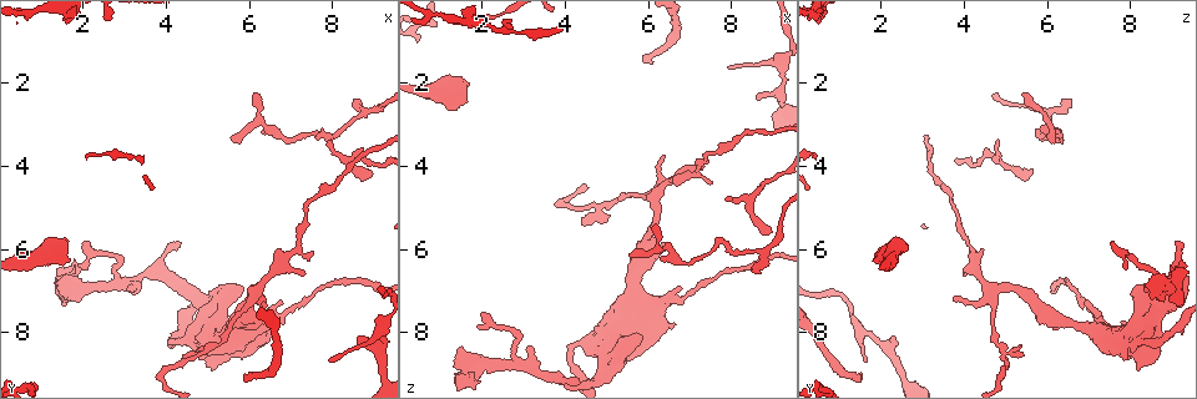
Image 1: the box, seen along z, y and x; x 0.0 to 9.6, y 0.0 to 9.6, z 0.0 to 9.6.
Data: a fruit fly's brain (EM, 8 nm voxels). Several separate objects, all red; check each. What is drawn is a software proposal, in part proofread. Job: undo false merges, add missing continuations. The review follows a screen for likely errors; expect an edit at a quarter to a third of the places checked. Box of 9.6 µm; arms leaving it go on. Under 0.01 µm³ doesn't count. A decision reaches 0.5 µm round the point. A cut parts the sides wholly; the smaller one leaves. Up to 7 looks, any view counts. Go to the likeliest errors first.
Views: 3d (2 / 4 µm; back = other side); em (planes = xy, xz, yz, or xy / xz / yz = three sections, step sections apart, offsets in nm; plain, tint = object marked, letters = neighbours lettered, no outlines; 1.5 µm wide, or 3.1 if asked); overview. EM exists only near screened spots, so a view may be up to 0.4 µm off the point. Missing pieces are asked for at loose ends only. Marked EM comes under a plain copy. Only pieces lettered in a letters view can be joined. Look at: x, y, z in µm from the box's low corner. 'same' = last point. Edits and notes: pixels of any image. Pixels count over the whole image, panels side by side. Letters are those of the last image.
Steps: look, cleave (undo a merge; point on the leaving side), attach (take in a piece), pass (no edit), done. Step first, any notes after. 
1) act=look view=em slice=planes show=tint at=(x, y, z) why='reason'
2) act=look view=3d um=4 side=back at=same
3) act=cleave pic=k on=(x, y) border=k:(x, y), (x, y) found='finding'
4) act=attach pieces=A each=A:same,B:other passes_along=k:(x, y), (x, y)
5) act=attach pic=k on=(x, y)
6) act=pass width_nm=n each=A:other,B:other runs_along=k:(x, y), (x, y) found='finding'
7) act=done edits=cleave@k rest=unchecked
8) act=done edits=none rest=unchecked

act=look view=3d um=4 at=(2.00, 7.00, 8.75) why='arms part here'

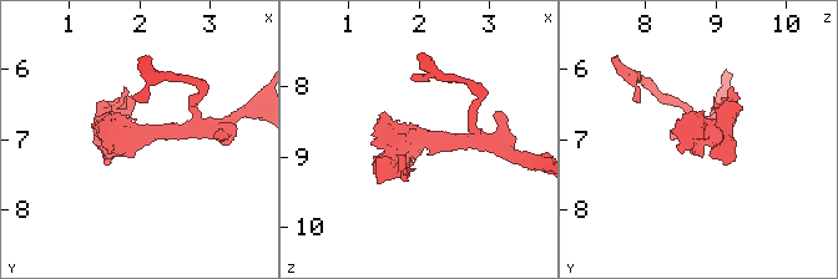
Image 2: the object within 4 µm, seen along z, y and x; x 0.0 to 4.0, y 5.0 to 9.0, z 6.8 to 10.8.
act=look view=em slice=planes show=letters at=(2.05, 6.90, 8.70) arms=3 arm_widths_nm=220,260,280 why='now the EM'

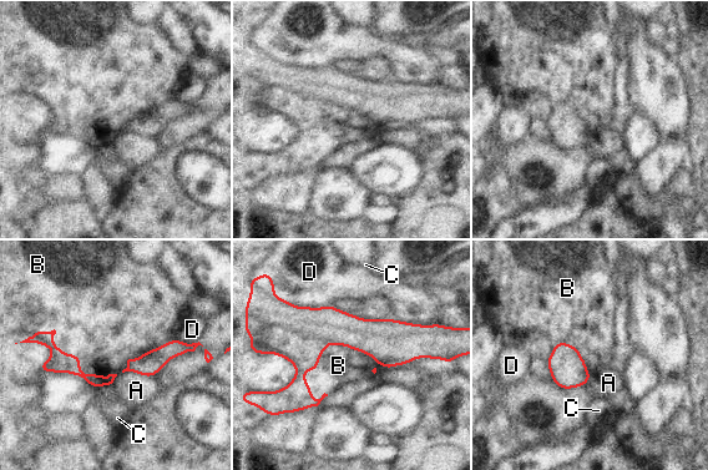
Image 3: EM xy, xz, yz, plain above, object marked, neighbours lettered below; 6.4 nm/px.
act=pass each=A:other,B:other,C:other,D:other border=3:(379, 364), (328, 344), (303, 377) found='one neuron here'

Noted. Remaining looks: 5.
act=look view=3d um=2 at=(8.95, 4.20, 5.55) why='an open end'

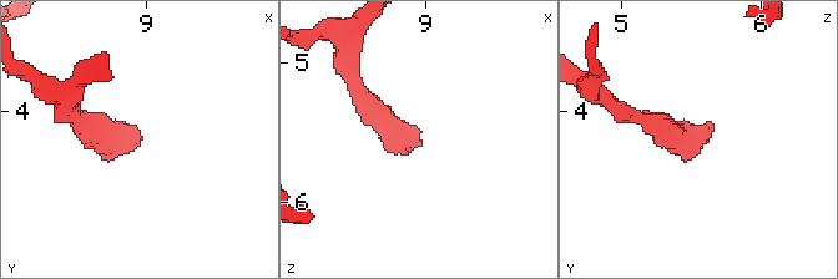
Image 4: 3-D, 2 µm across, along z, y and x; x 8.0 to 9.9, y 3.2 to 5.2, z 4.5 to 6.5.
act=look view=em slice=planes show=letters at=(8.94, 4.16, 5.60)

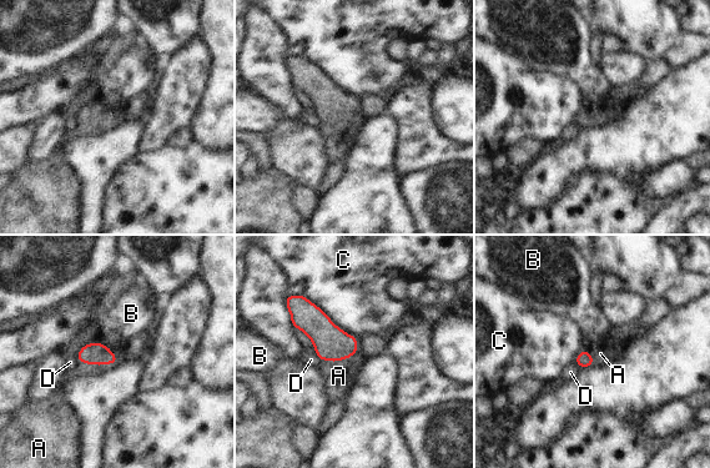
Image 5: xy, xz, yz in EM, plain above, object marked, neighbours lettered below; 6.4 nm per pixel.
act=attach pic=5 on=(338, 376) each=A:same,B:other,C:other,D:other found='the neuron continues'

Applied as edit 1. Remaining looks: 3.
act=look view=overview why='see it whole again'

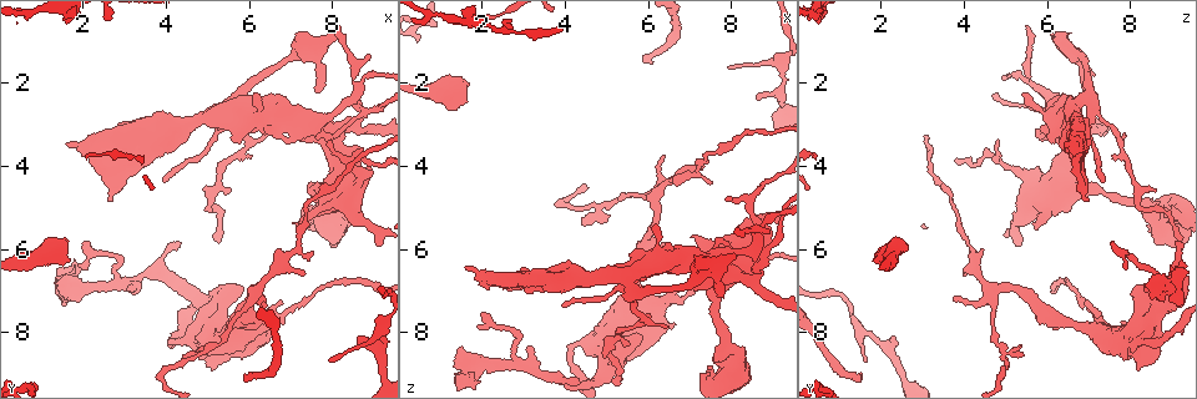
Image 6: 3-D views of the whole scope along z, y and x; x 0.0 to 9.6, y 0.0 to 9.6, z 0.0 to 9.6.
act=look view=3d um=2 at=(7.05, 5.35, 5.65)

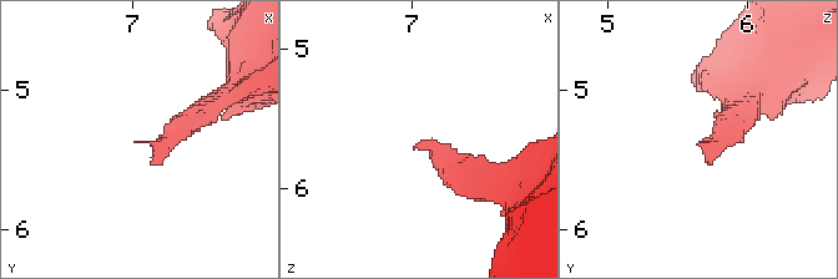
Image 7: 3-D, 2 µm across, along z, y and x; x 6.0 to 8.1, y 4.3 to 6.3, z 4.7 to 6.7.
act=look view=em um=3.1 slice=planes show=letters at=(7.02, 5.36, 5.70) why='need the tissue'

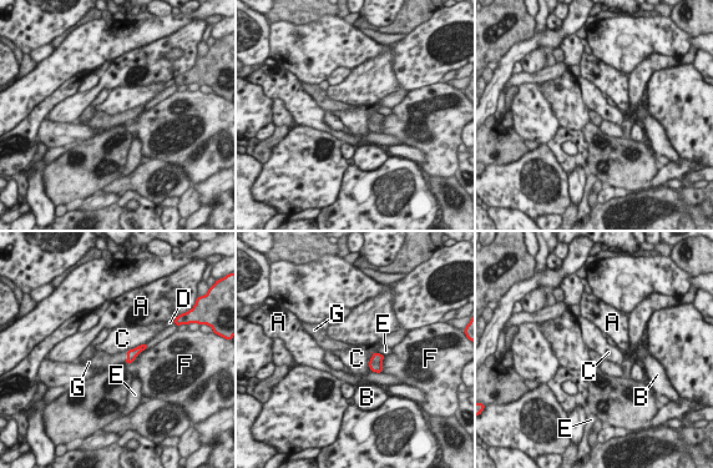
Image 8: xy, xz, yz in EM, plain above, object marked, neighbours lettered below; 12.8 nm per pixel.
act=attach pic=8 on=(109, 361) each=A:other,B:other,C:other,D:other,E:other,F:other,G:same passes_along=8:(132, 353), (127, 357), (109, 361) found='it goes on there'

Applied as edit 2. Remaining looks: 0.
act=done edits=attach@5,attach@8 rest=unchecked

